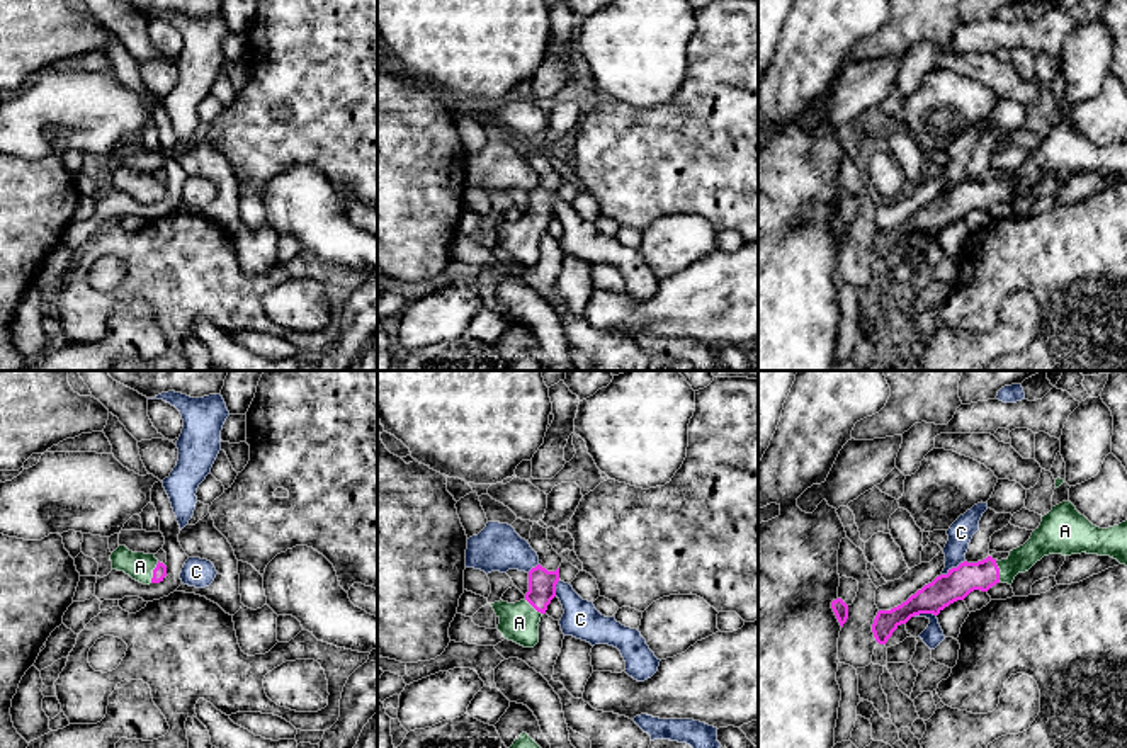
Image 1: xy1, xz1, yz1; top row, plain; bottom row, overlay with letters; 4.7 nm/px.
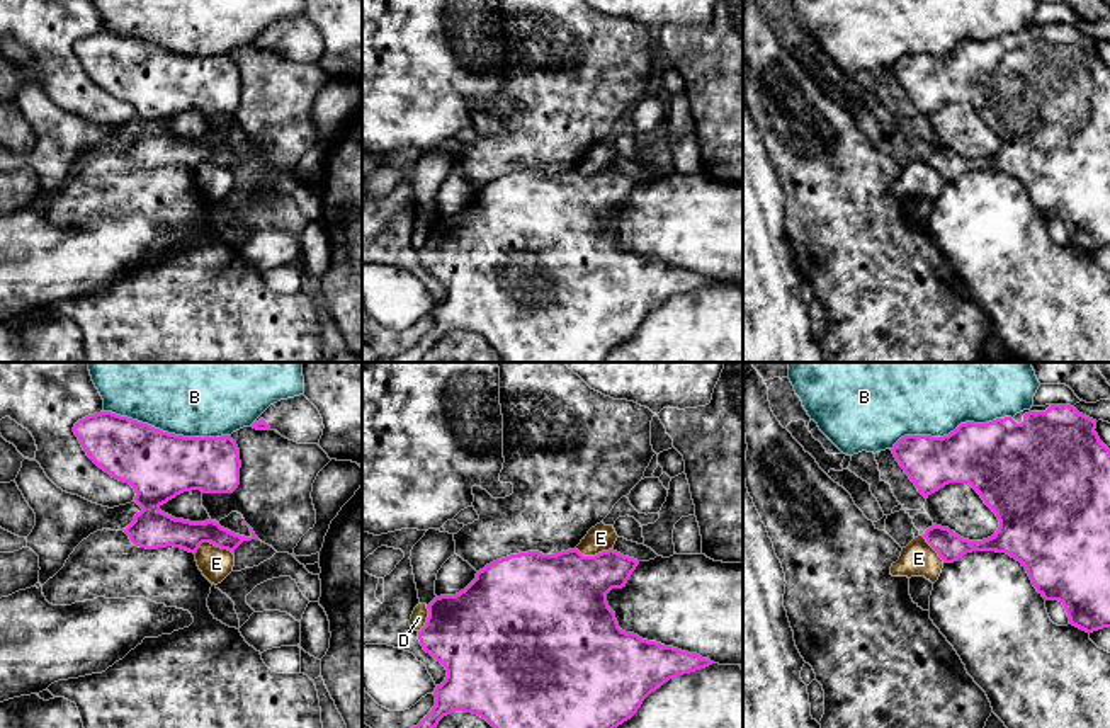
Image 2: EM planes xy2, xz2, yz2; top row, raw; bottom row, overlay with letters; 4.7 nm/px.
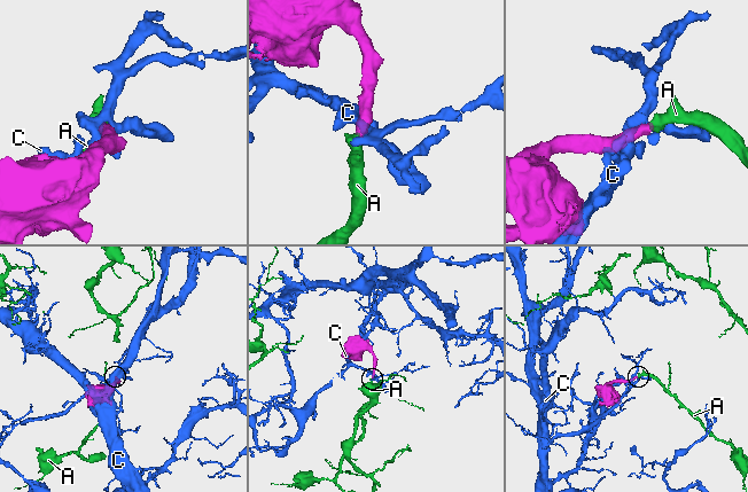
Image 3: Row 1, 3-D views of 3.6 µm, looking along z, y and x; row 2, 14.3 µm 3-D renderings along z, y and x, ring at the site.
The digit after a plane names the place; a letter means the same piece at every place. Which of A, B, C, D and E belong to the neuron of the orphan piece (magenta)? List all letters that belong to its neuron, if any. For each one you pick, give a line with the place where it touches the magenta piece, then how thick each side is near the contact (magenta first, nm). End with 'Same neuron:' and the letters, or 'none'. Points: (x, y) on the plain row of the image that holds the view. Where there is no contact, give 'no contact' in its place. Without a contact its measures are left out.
A: contact xy1 (153, 191); calibres 60 and 130 nm
Same neuron: A

